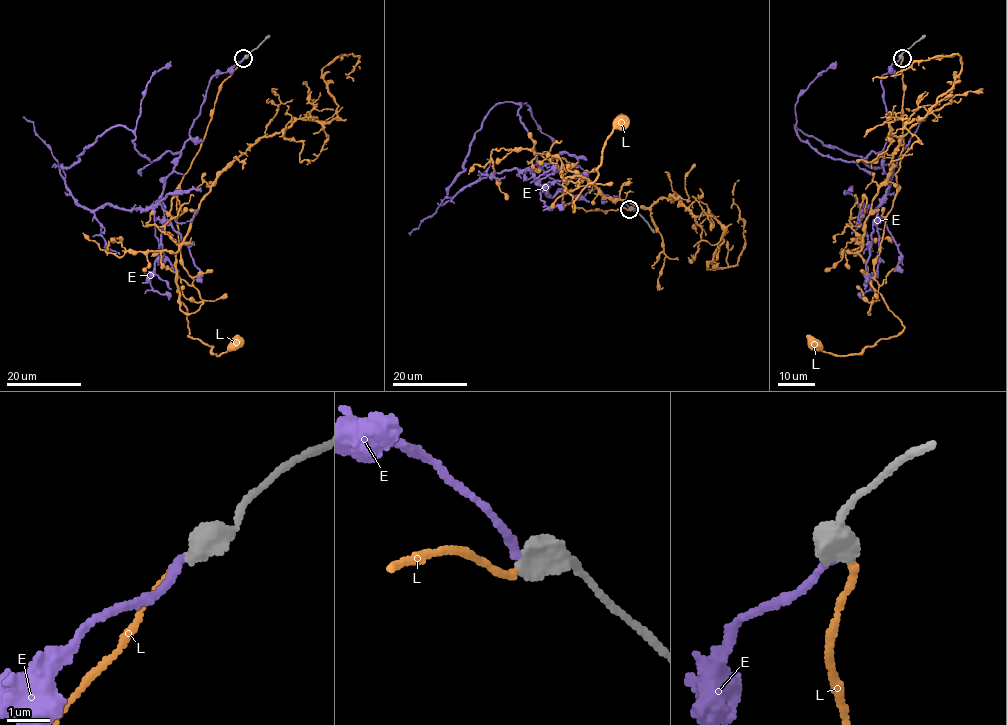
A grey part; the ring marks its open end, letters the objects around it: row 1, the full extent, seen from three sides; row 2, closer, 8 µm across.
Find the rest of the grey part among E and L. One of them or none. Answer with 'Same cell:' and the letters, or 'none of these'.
Same cell: L

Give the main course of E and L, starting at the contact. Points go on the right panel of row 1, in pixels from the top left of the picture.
E: (901, 57), (881, 80), (880, 152), (834, 160), (794, 125), (889, 167), (857, 223), (862, 210)
L: (901, 58), (903, 145), (874, 267), (878, 298), (868, 311), (876, 290), (903, 329), (854, 355), (816, 344)

